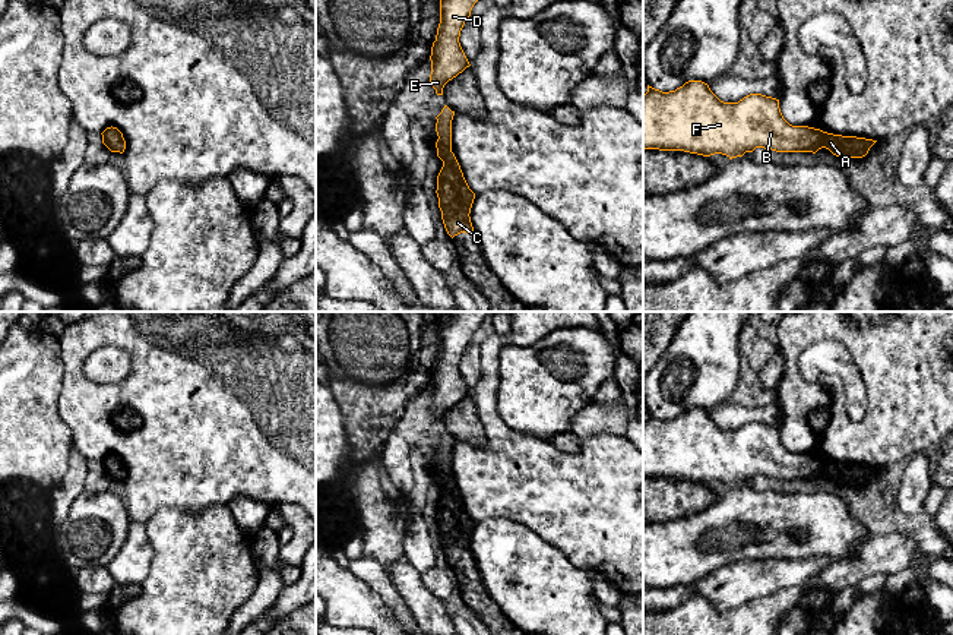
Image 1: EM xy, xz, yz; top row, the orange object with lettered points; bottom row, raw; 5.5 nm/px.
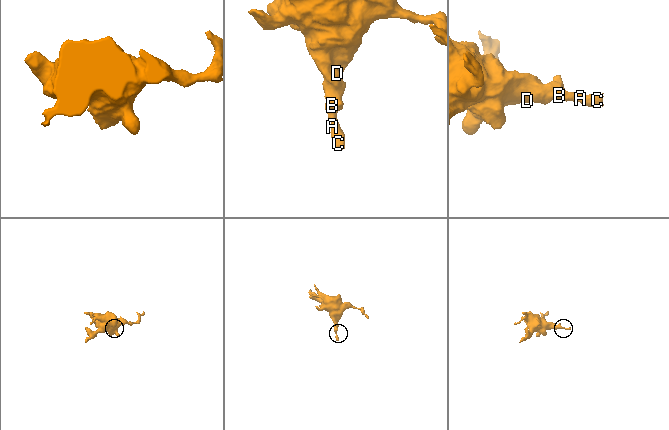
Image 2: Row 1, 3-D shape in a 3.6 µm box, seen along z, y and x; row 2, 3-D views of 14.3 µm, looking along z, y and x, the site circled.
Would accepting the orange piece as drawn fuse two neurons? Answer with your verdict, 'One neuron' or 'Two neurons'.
One neuron

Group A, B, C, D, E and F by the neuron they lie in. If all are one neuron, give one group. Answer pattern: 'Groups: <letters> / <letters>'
Groups: A B C D E F

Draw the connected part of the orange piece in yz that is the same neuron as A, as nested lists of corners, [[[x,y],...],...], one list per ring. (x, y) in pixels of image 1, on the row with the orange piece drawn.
[[[688,80],[669,92],[648,85],[648,92],[643,94],[643,149],[684,151],[703,157],[722,154],[732,159],[756,148],[813,154],[826,148],[839,158],[862,158],[876,142],[792,126],[783,119],[779,99],[762,94],[750,94],[738,102],[724,102],[702,80]]]

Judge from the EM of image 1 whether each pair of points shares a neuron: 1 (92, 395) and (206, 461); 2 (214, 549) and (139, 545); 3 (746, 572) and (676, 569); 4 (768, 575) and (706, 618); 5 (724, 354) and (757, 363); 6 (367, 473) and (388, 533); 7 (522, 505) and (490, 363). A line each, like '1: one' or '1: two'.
1: one
2: two
3: two
4: two
5: two
6: one
7: one

